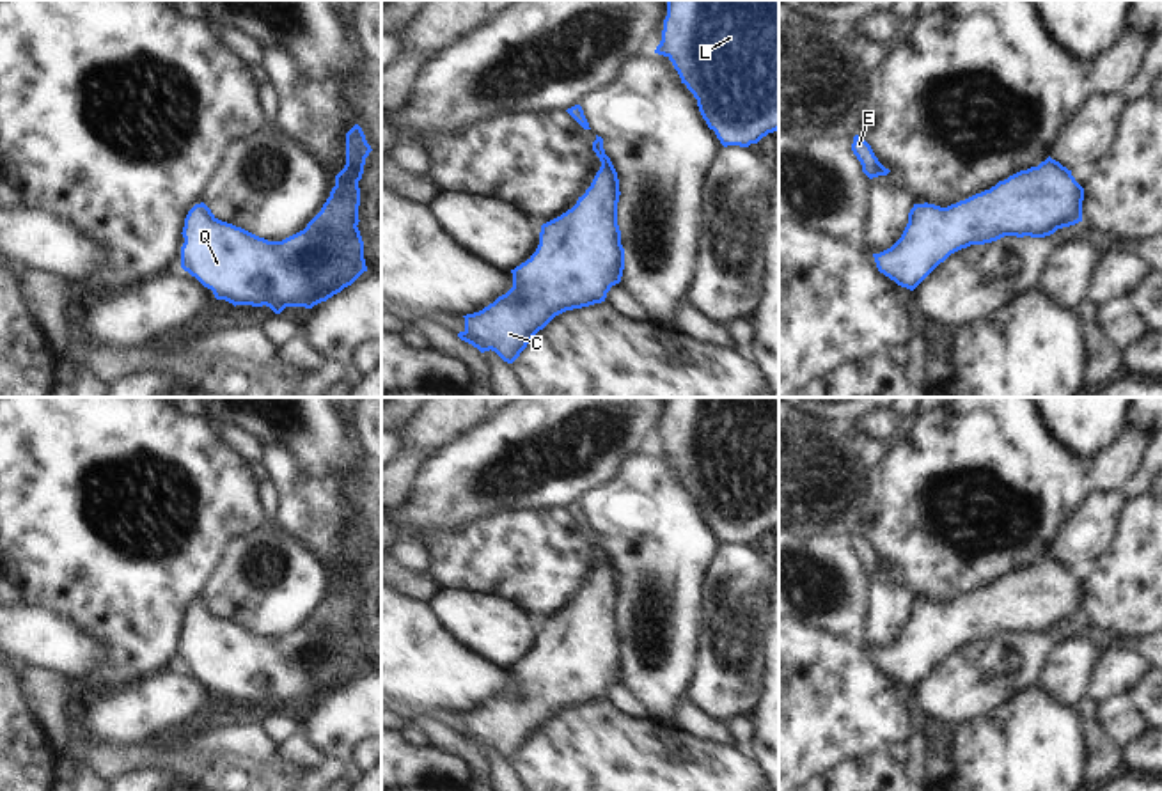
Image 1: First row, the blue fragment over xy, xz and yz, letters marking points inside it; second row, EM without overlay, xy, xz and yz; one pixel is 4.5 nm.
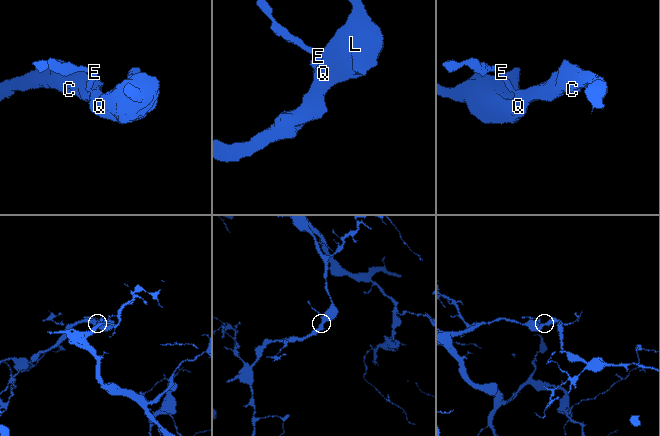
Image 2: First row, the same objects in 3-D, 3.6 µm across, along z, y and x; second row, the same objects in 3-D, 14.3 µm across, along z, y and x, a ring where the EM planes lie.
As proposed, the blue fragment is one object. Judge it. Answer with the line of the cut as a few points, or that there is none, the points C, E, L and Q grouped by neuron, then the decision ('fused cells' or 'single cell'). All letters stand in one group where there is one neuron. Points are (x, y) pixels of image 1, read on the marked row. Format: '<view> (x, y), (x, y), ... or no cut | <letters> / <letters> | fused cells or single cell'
no cut | C E L Q | single cell

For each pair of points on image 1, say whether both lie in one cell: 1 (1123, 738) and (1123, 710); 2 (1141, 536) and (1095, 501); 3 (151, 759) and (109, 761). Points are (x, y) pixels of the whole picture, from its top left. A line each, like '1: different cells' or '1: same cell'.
1: same cell
2: different cells
3: same cell

